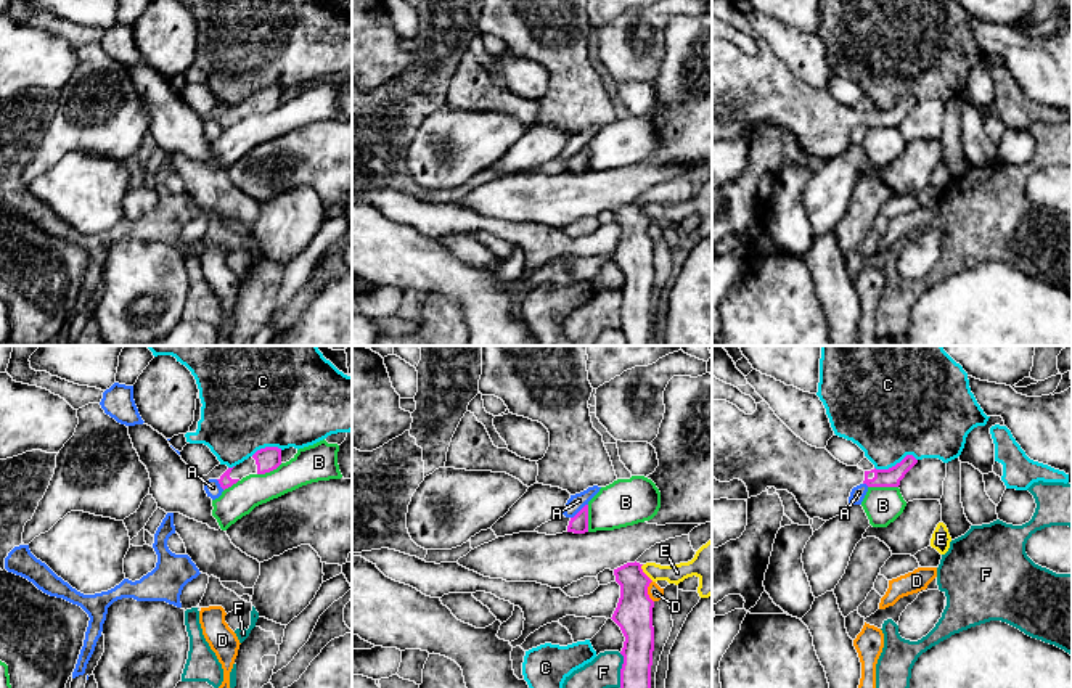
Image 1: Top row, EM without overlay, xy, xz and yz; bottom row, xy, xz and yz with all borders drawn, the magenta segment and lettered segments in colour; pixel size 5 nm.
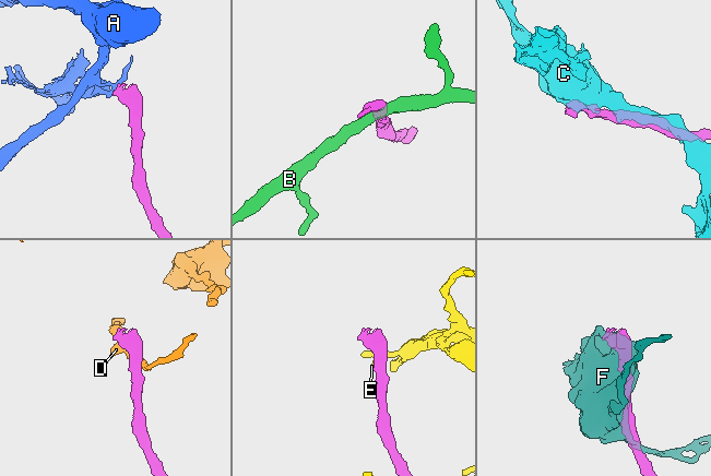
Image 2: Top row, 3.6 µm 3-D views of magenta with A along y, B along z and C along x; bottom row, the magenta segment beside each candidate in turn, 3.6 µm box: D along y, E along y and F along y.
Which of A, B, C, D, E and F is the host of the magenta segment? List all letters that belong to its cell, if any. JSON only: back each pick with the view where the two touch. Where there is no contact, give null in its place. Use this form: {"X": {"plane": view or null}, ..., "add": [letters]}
{"add": []}

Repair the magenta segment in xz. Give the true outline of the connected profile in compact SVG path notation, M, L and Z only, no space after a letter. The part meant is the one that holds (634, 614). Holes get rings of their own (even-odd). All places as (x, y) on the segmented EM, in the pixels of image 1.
M627 563L614 569L620 585L620 598L612 620L620 627L625 641L620 654L620 688L651 688L651 665L654 651L653 608L648 595L653 582L640 563Z

